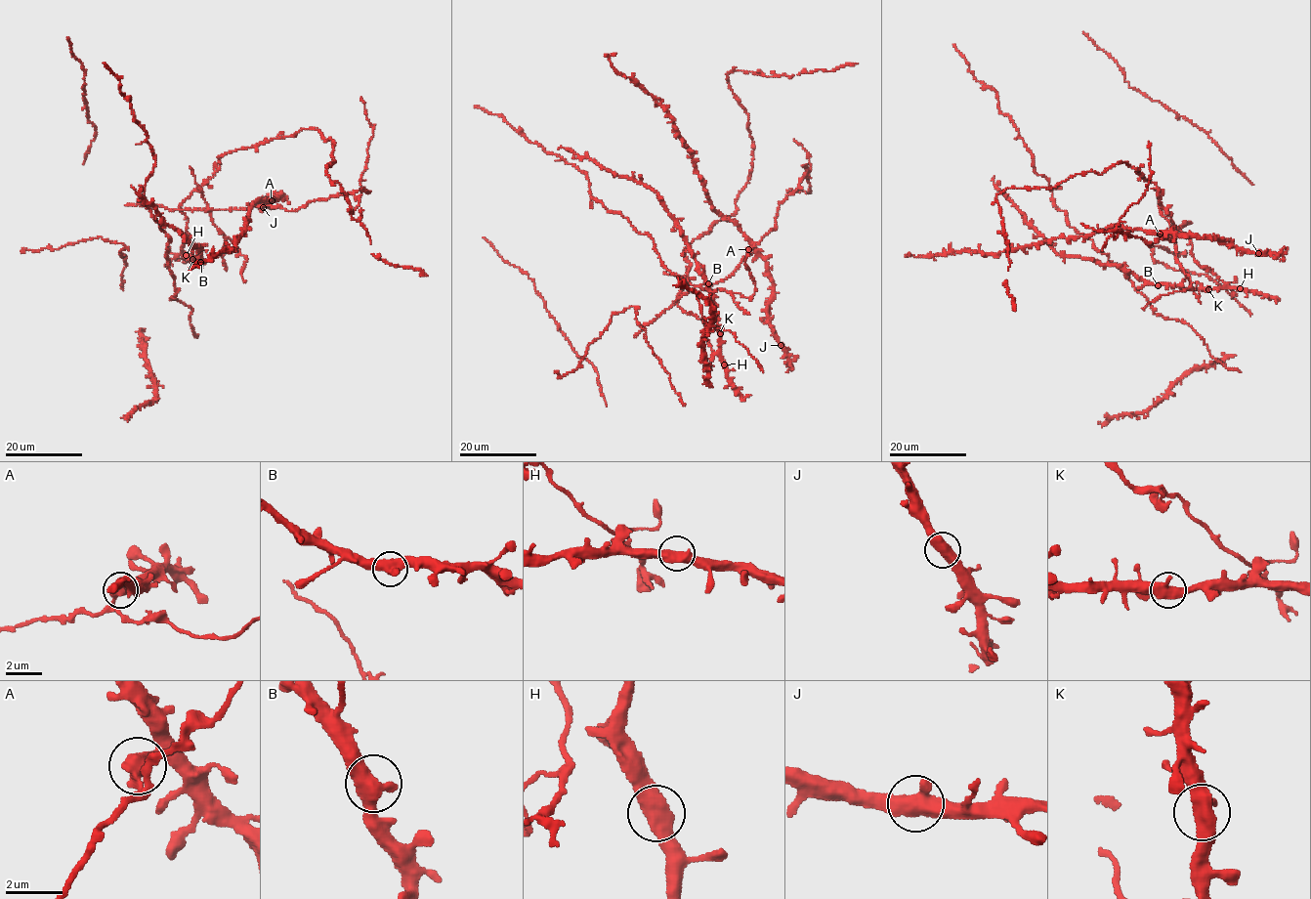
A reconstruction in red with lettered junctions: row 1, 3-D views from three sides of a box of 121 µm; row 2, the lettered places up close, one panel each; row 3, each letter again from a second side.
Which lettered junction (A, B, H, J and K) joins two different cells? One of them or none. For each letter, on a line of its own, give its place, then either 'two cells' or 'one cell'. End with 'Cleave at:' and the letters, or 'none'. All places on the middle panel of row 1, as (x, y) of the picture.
A: place (748, 249); two cells
B: place (708, 283); one cell
H: place (724, 364); one cell
J: place (781, 345); one cell
K: place (720, 333); one cell
Cleave at: A

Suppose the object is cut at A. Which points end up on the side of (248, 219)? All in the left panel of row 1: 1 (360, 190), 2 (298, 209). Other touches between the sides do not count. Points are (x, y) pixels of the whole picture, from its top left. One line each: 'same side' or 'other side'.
1: other side
2: other side

